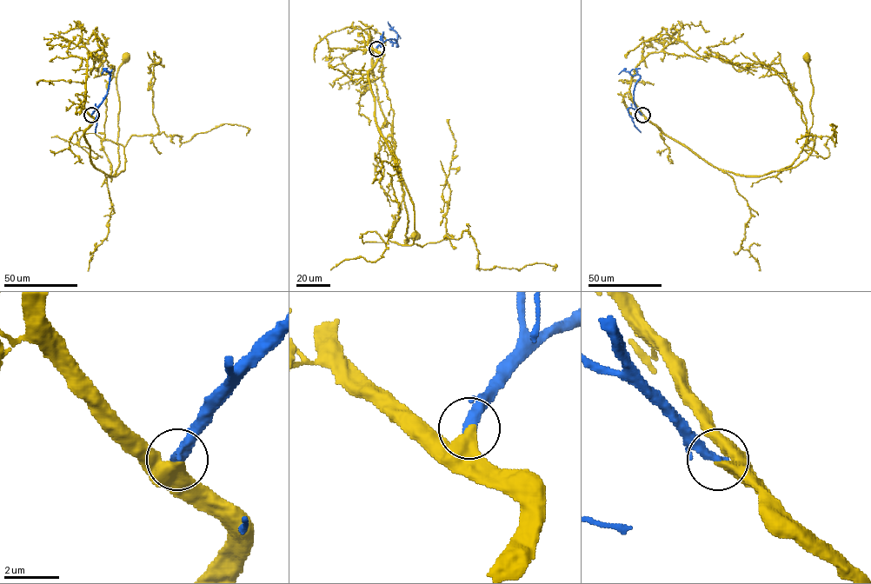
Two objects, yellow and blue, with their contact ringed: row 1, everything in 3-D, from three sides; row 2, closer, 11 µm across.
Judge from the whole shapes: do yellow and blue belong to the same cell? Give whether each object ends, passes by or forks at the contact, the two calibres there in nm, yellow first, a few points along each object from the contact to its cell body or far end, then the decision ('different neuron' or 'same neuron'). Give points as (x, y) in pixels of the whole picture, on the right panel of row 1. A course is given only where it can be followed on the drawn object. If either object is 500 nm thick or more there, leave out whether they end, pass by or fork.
yellow ends | blue ends | 460/380 nm | yellow via (642, 115), (665, 134), (726, 171), (761, 175), (781, 169), (798, 157), (812, 126), (813, 85), (807, 57) | blue via (642, 115), (634, 102), (634, 89), (640, 76), (622, 70), (618, 74) | same neuron

